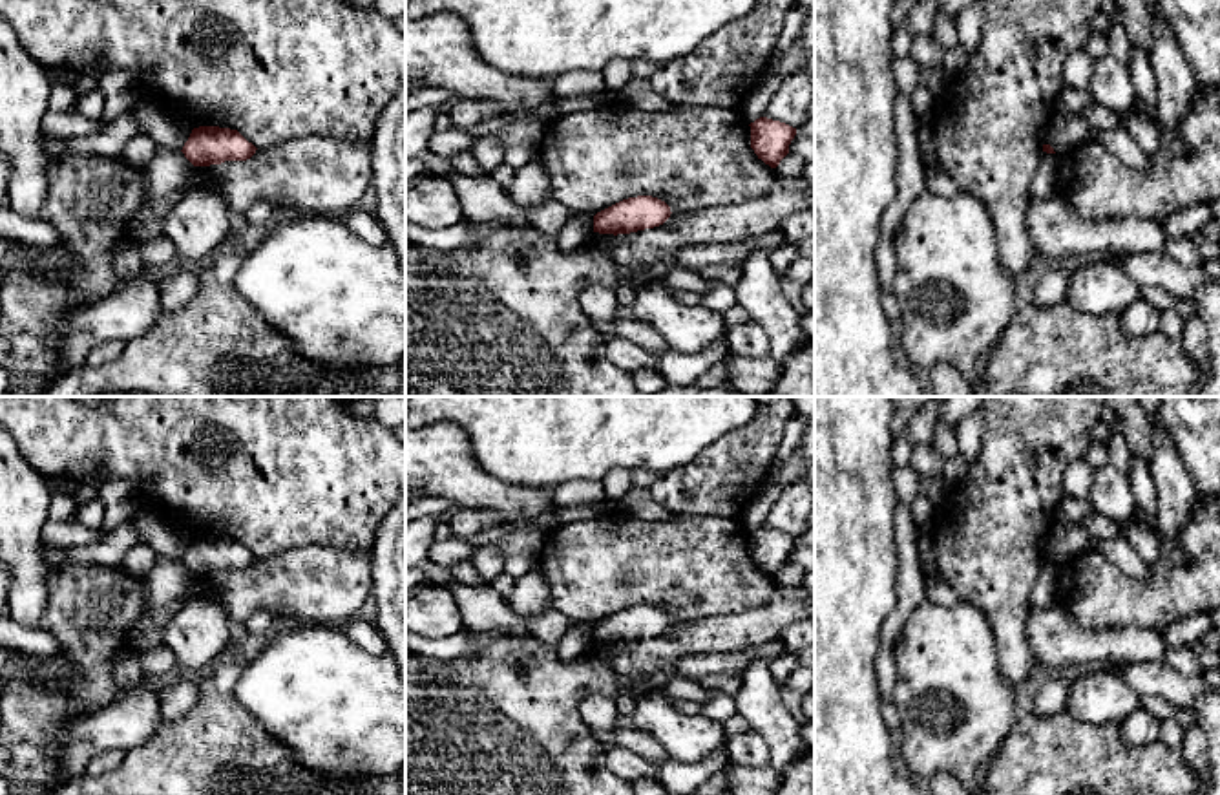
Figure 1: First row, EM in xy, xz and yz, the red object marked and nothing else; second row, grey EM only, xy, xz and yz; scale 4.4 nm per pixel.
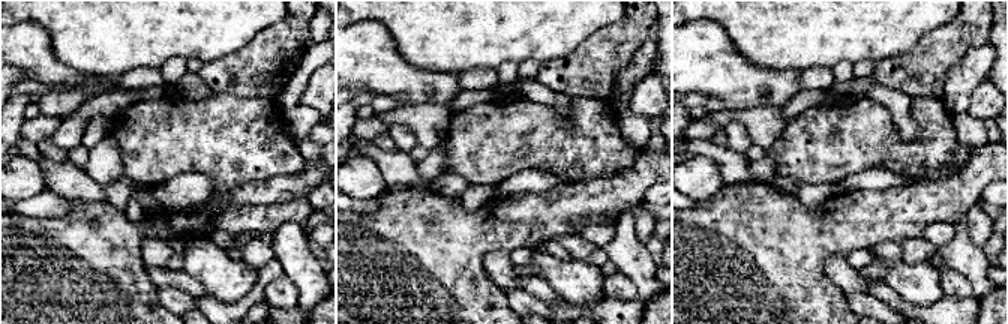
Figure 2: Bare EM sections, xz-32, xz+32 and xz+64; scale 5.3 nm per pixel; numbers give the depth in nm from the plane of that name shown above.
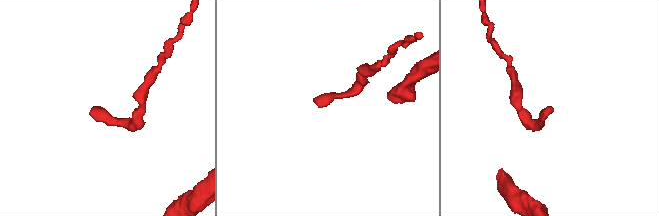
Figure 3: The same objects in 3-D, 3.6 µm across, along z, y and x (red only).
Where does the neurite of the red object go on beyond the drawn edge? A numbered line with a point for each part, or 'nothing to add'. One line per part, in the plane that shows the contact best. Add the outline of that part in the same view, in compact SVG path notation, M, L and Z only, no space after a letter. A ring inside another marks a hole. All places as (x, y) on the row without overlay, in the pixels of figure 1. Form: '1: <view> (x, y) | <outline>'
nothing to add

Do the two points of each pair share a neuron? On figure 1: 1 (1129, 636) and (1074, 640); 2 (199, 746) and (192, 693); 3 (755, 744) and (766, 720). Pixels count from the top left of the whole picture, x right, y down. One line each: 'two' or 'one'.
1: one
2: two
3: two

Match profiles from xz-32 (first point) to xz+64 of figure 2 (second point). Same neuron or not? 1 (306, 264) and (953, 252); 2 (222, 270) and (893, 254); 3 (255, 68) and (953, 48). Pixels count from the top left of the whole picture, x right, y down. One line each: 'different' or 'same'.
1: same
2: different
3: same

